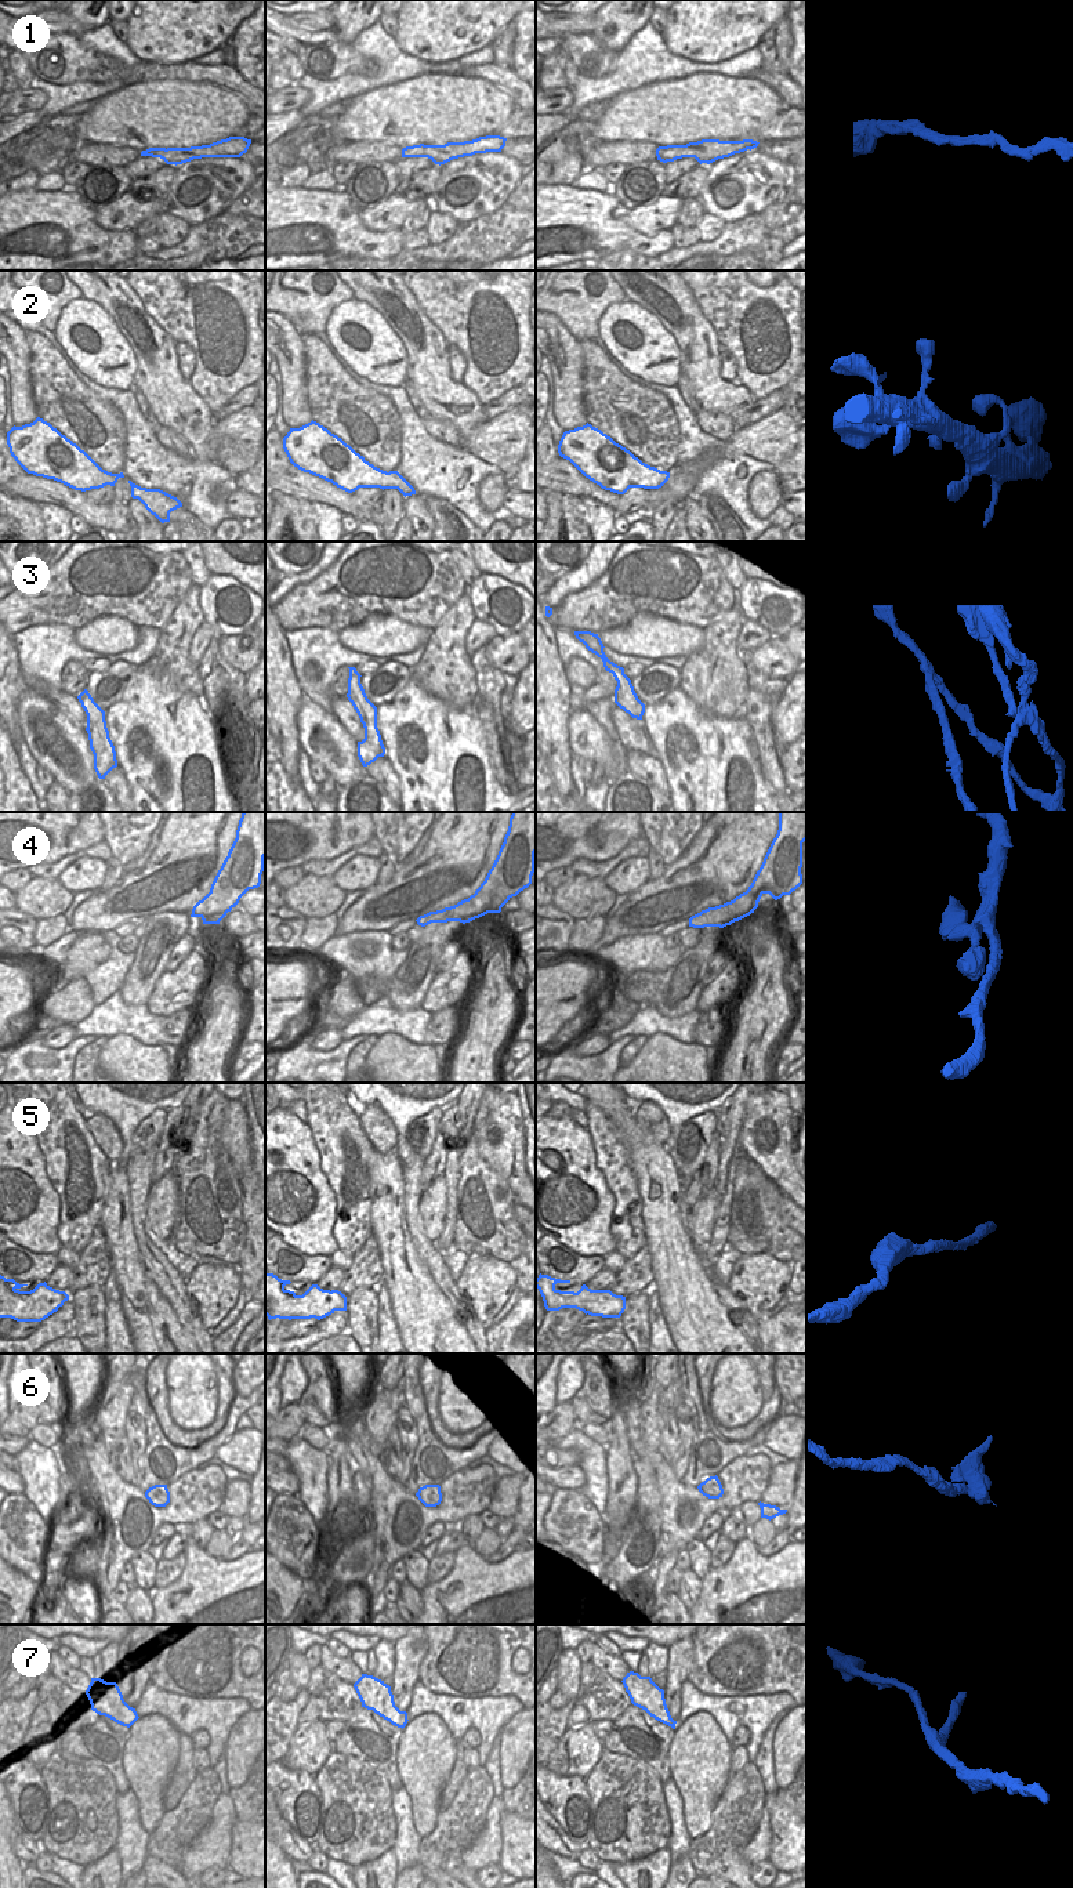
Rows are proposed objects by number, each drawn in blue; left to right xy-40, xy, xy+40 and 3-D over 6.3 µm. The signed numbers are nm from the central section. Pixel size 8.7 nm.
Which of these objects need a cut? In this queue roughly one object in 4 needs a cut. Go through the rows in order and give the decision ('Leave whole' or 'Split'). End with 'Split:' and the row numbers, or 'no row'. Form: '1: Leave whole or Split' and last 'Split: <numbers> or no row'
1: Leave whole
2: Leave whole
3: Split
4: Leave whole
5: Leave whole
6: Leave whole
7: Leave whole
Split: 3.

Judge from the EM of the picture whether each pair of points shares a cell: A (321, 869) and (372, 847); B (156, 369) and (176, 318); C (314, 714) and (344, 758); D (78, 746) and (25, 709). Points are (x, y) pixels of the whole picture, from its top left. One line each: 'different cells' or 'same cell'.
A: same cell
B: different cells
C: same cell
D: same cell

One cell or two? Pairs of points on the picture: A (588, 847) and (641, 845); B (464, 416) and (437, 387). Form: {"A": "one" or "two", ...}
{"A": "two", "B": "one"}

